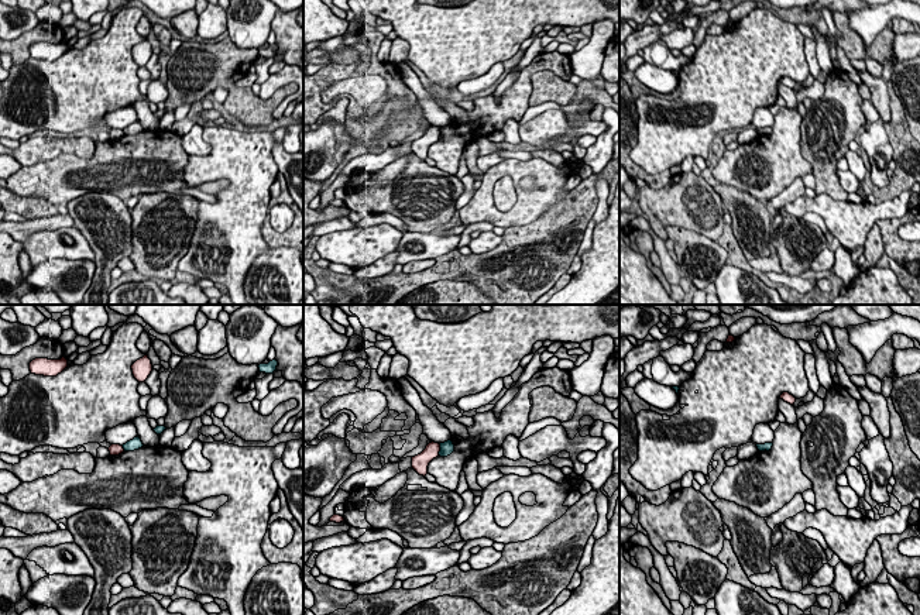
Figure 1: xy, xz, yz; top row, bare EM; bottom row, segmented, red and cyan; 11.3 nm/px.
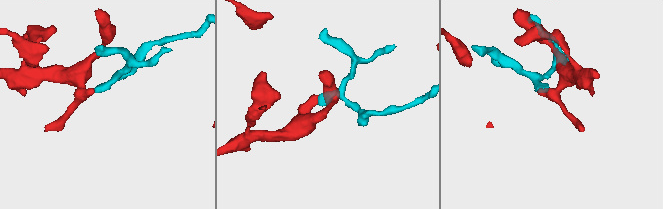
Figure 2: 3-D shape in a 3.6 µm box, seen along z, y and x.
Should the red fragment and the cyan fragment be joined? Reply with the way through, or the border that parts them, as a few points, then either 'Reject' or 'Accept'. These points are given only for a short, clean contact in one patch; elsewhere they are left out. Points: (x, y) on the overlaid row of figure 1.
Boundary: xz (440, 445), (438, 454). Reject

